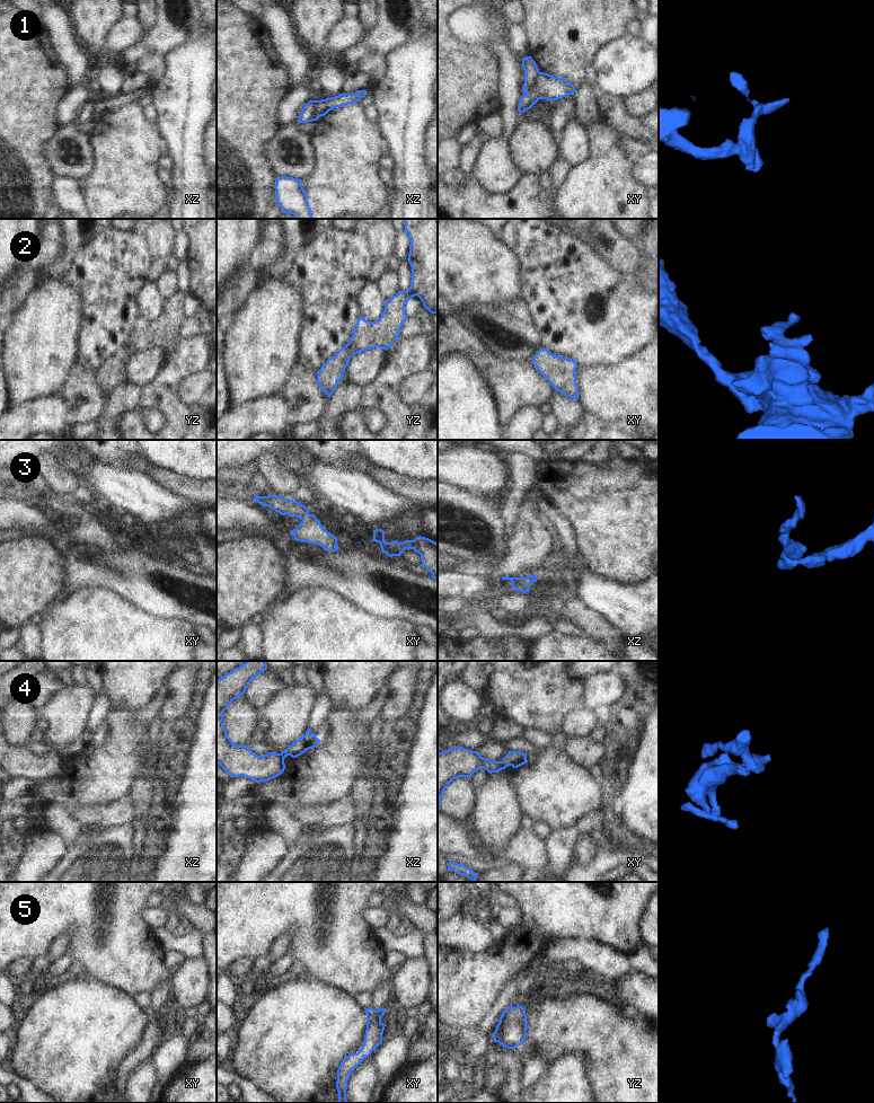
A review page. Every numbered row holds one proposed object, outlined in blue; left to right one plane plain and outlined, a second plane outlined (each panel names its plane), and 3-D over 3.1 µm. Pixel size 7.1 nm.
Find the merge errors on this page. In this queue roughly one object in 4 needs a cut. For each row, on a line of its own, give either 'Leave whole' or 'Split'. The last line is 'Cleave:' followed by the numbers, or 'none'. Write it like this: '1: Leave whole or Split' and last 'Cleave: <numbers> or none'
1: Split
2: Leave whole
3: Leave whole
4: Split
5: Leave whole
Cleave: 1, 4.

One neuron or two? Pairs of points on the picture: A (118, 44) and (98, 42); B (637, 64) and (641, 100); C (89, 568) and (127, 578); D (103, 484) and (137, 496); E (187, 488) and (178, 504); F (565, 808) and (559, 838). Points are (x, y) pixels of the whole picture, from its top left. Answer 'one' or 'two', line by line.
A: two
B: two
C: one
D: one
E: two
F: two

